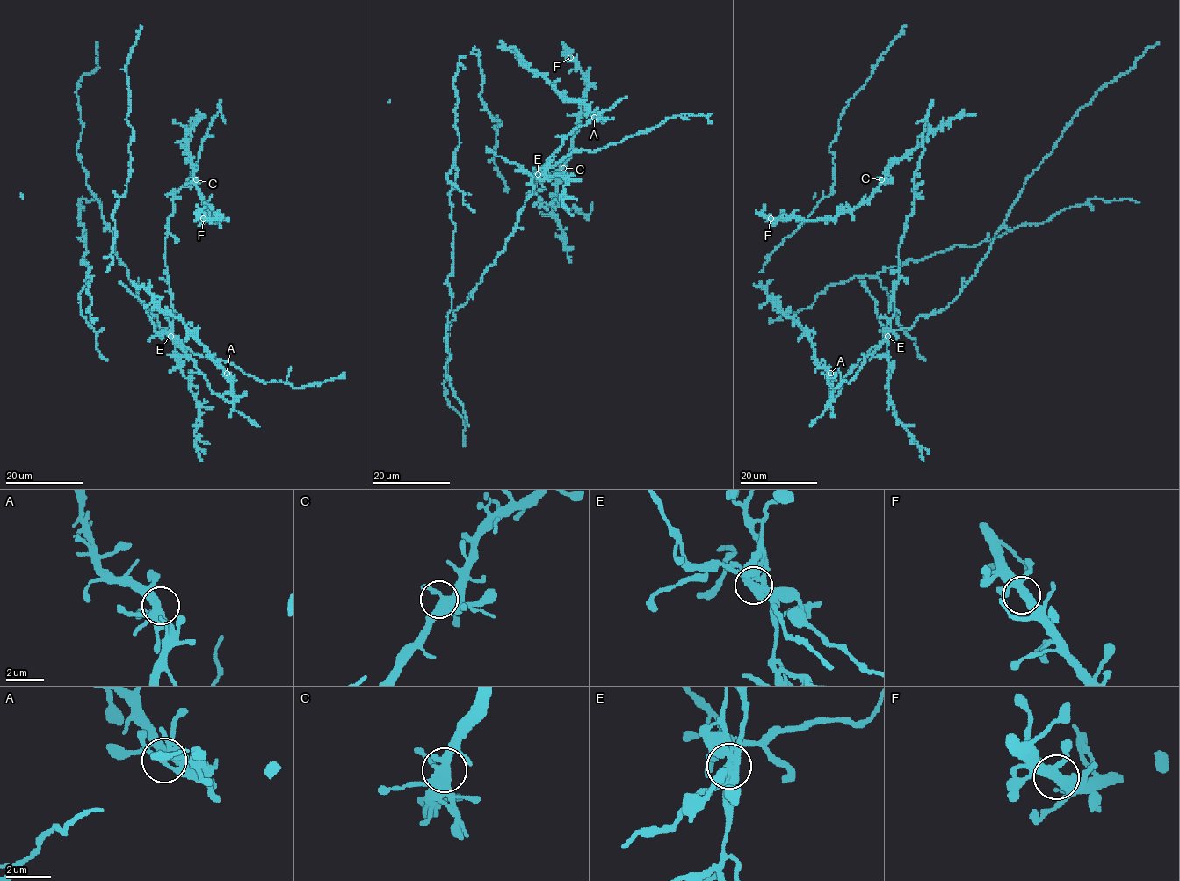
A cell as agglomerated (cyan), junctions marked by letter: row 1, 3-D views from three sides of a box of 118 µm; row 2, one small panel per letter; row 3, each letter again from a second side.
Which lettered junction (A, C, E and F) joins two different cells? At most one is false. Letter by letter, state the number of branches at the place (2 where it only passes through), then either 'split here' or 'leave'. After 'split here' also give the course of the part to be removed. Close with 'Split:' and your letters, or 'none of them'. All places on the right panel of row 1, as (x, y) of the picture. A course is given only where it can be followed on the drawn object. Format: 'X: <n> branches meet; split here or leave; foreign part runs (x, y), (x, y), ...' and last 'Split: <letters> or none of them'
A: 4 branches meet; leave
C: 4 branches meet; leave
E: 4 branches meet; split here; foreign part runs (887, 336), (900, 240), (913, 208), (913, 173), (923, 151), (930, 109), (915, 124)
F: 4 branches meet; leave
Split: E

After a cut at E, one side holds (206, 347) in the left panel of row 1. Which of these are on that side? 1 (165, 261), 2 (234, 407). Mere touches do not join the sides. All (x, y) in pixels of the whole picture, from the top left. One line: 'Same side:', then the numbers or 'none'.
Same side: 2

